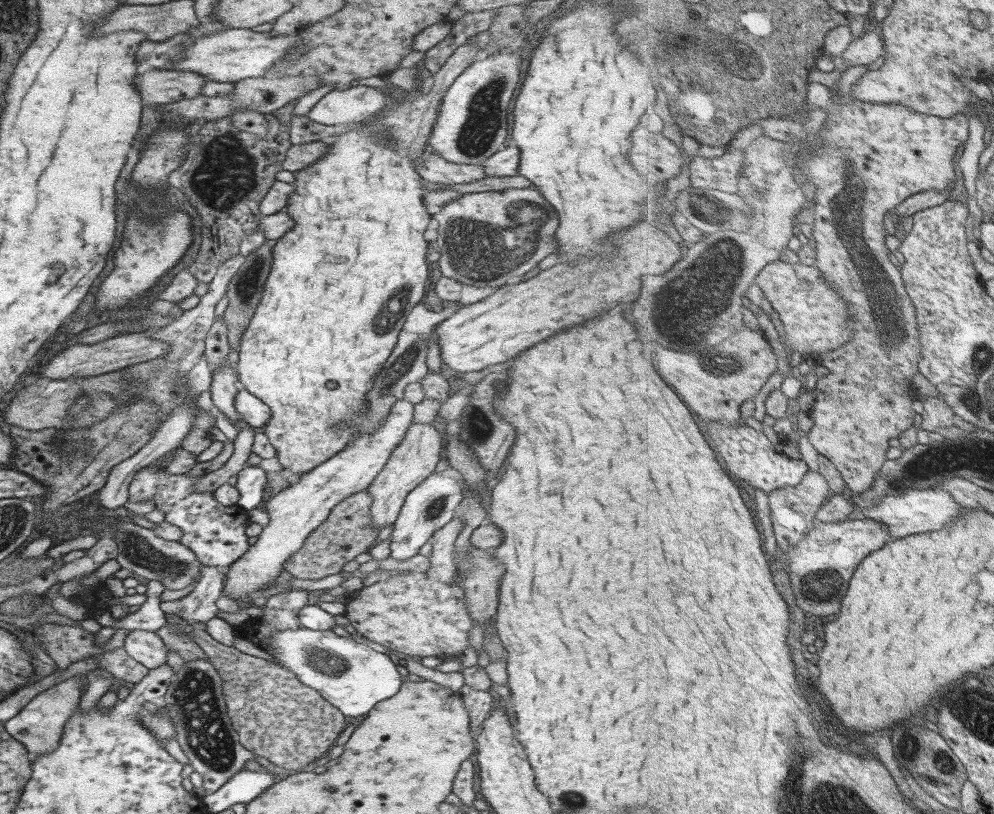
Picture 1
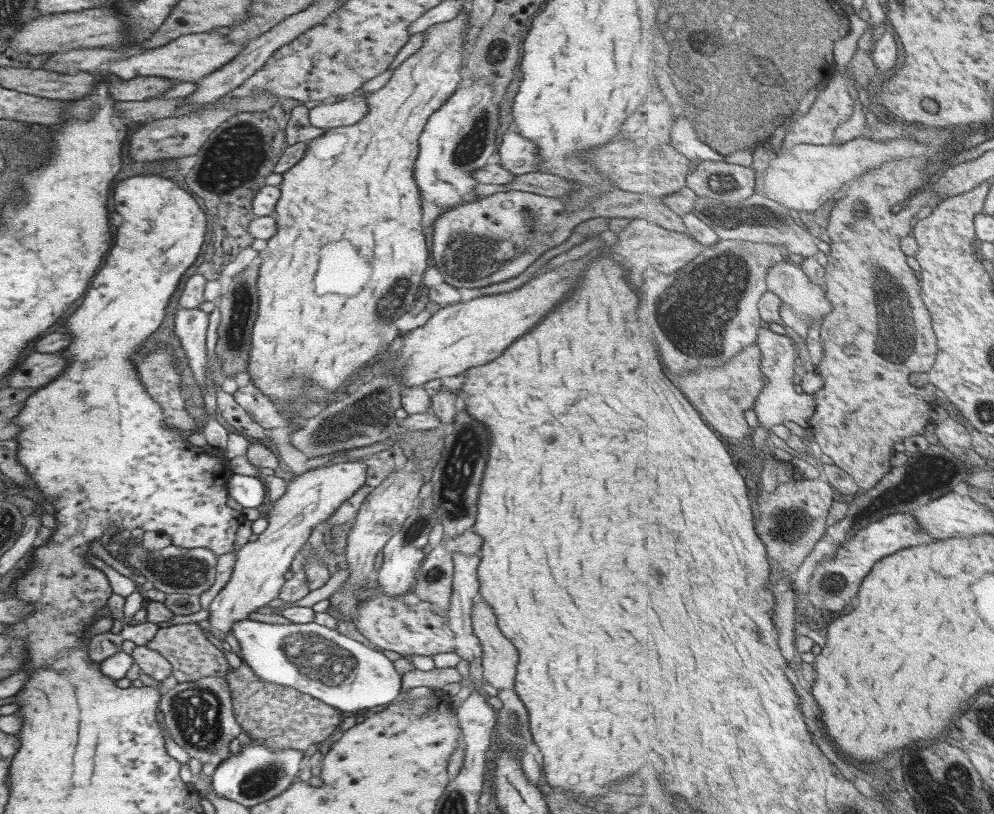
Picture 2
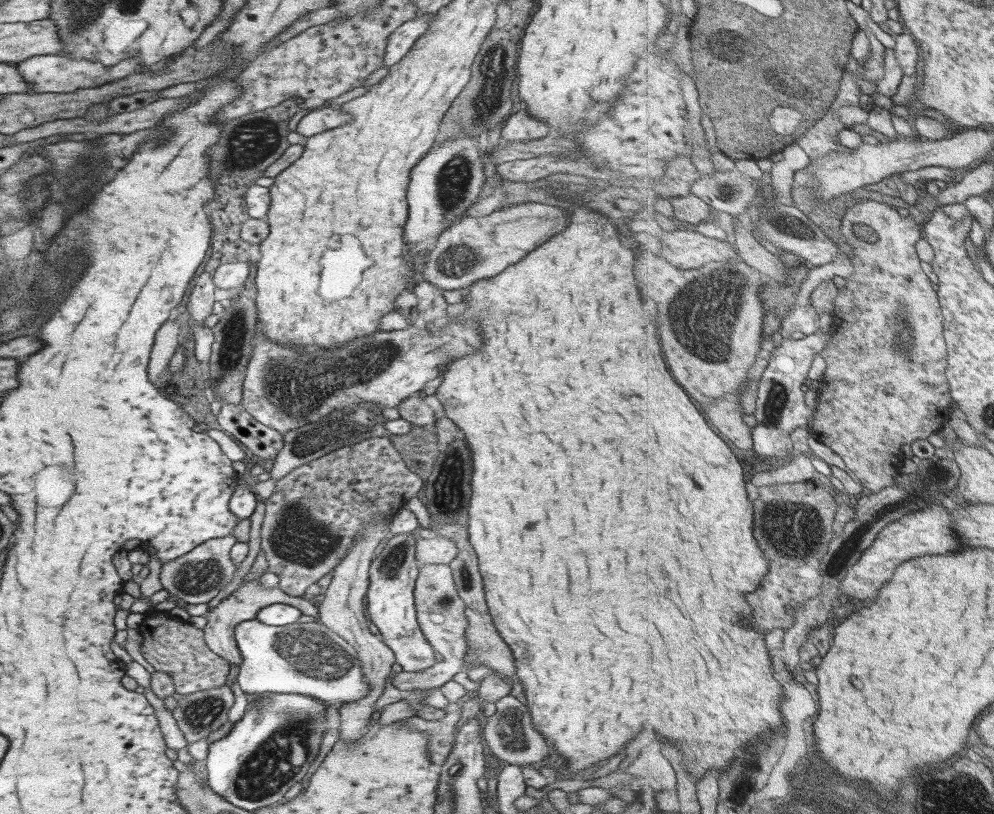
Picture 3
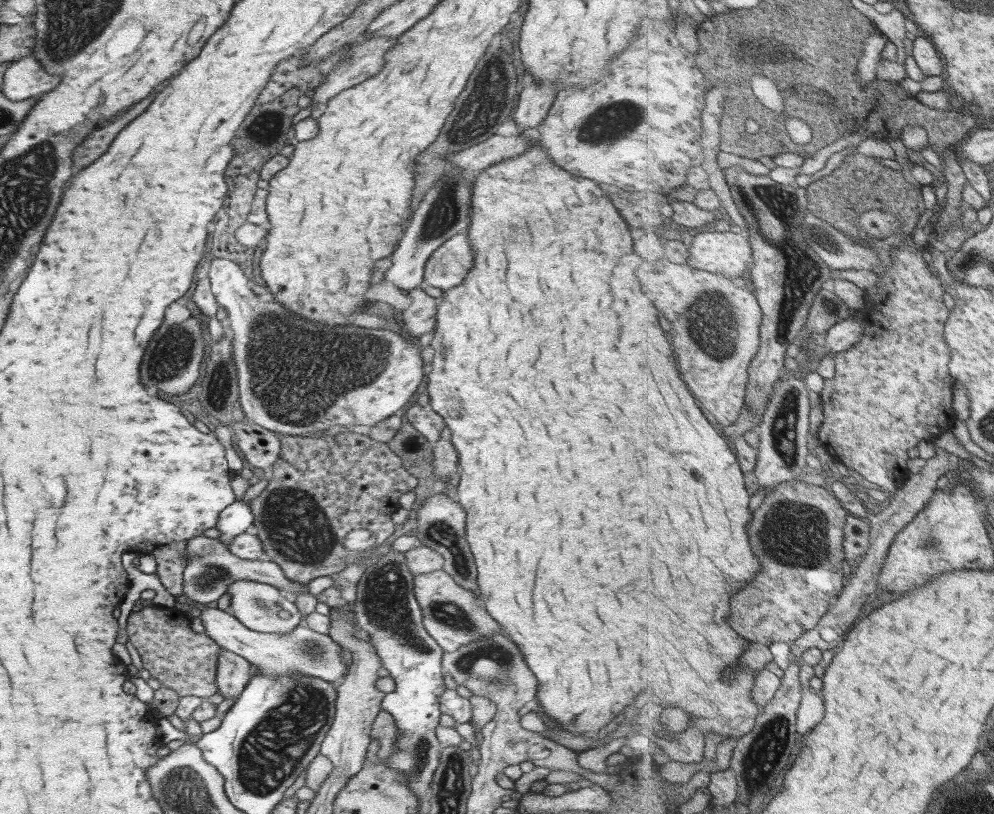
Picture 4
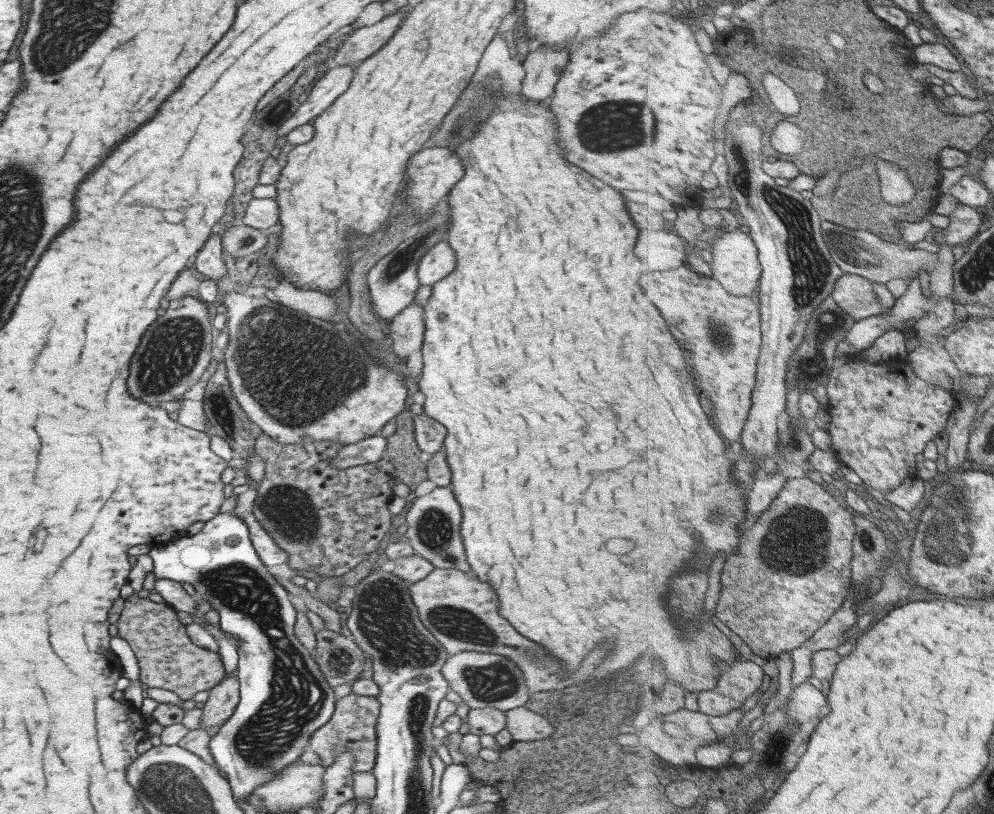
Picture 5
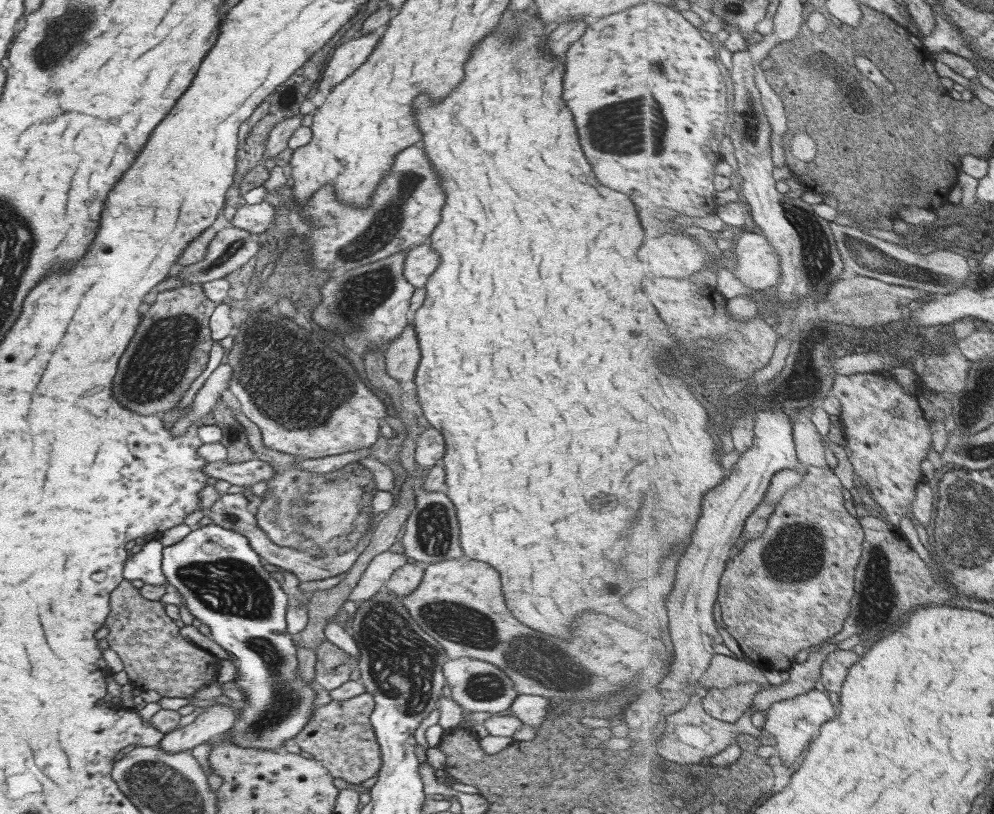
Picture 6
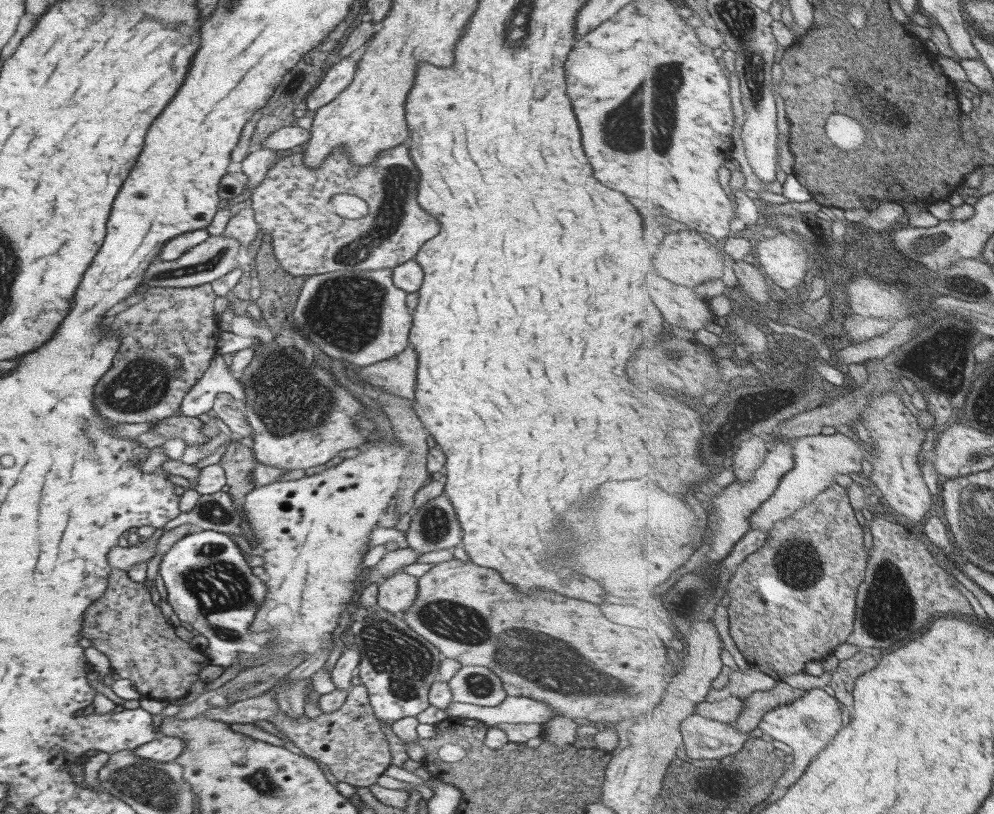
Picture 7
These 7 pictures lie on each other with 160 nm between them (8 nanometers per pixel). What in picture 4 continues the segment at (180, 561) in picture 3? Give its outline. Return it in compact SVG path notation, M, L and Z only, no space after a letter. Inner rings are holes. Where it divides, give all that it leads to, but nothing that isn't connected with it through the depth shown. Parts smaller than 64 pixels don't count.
M204 535L190 538L186 546L186 555L189 558L182 572L182 594L185 598L206 605L208 602L217 600L219 596L226 592L226 588L232 582L239 579L267 583L276 589L286 590L287 592L307 592L307 586L291 582L281 568L269 560L247 560L237 558L229 553L228 548L216 538L208 538Z

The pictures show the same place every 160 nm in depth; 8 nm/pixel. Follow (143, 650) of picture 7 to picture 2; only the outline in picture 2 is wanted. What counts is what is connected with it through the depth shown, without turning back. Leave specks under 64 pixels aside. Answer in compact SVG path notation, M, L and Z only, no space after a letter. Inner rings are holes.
M185 623L159 627L153 638L144 644L149 650L154 650L160 654L171 667L171 675L176 682L193 682L205 676L223 677L228 670L227 661L221 651L219 651L207 638L195 623Z

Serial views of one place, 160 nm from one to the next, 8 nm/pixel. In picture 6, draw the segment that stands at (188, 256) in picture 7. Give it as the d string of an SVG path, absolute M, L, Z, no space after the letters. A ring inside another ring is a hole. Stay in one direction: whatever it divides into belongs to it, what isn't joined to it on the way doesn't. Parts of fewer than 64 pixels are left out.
M234 226L221 229L213 235L213 238L207 244L207 250L201 260L189 264L189 266L176 266L170 275L176 275L177 279L183 281L183 284L186 285L221 279L231 271L235 271L238 267L244 265L251 256L255 256L259 250L257 238L259 238L259 235L251 234Z

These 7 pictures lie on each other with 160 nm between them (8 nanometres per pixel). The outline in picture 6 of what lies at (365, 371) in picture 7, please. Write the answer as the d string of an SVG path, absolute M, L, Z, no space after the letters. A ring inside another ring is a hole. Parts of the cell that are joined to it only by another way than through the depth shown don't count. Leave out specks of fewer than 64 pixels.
M412 324L407 325L399 337L387 344L383 353L387 376L400 382L414 380L420 352Z

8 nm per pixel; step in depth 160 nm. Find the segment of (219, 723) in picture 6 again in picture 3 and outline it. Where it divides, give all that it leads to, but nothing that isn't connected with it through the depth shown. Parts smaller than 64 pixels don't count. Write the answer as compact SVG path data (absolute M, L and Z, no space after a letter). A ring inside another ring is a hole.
M255 579L254 581L248 581L245 585L241 585L241 587L235 589L231 595L222 599L213 609L207 611L205 614L206 624L202 628L207 648L217 654L219 658L226 660L229 665L239 667L242 663L242 658L236 647L234 626L238 622L253 619L260 608L275 603L290 604L297 608L297 610L300 610L302 615L312 616L316 622L318 622L318 608L313 606L313 601L308 602L303 598L293 599L278 587L261 587L258 583L258 579Z

